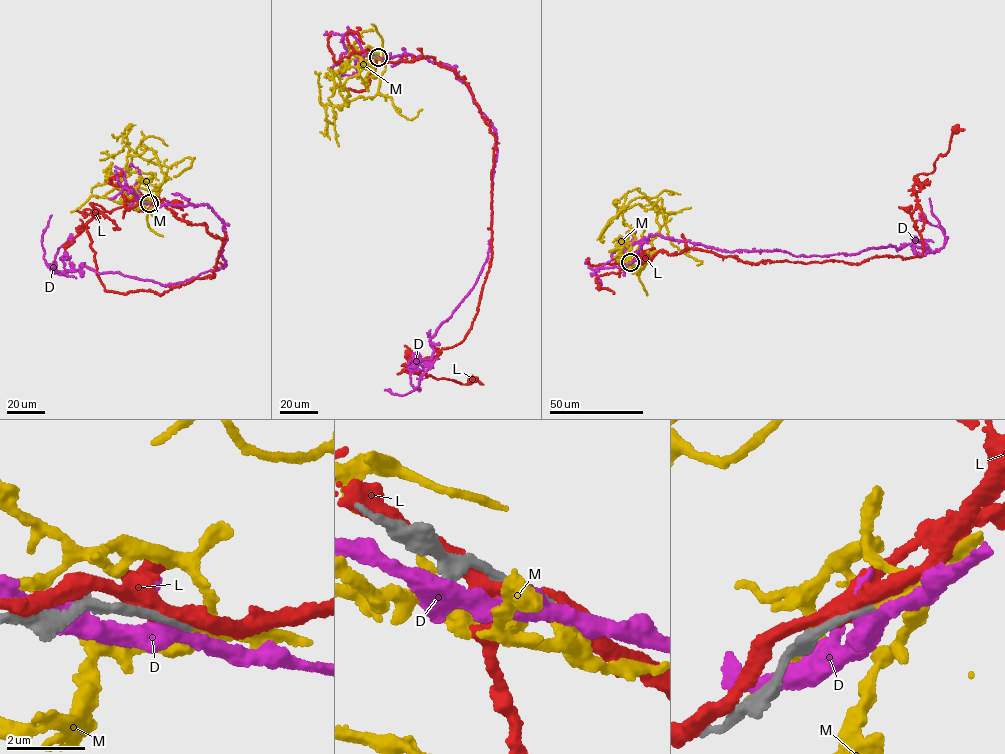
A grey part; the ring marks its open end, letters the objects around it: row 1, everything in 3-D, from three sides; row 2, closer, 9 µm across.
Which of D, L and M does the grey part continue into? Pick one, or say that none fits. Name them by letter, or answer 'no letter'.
M

